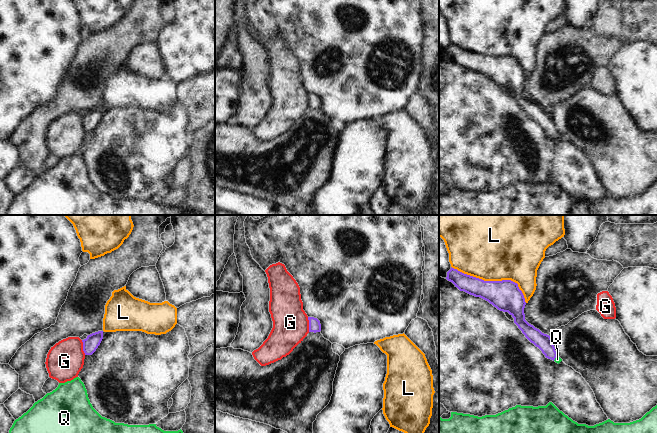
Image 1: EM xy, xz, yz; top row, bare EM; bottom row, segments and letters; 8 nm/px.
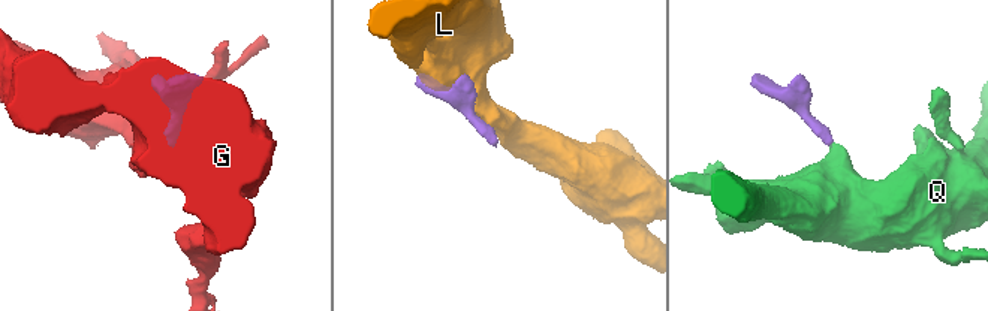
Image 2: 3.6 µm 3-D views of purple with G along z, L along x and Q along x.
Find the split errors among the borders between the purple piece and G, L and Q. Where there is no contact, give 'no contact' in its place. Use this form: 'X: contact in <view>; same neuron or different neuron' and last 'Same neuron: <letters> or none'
G: contact in xy; different neuron
L: contact in yz; different neuron
Q: contact in yz; same neuron
Same neuron: Q

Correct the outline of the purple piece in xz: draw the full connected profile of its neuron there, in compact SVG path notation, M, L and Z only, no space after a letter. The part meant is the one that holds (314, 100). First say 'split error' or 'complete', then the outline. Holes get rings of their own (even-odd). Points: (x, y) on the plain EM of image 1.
complete; M308 93L309 96L309 108L320 108L321 107L321 100L317 94Z

